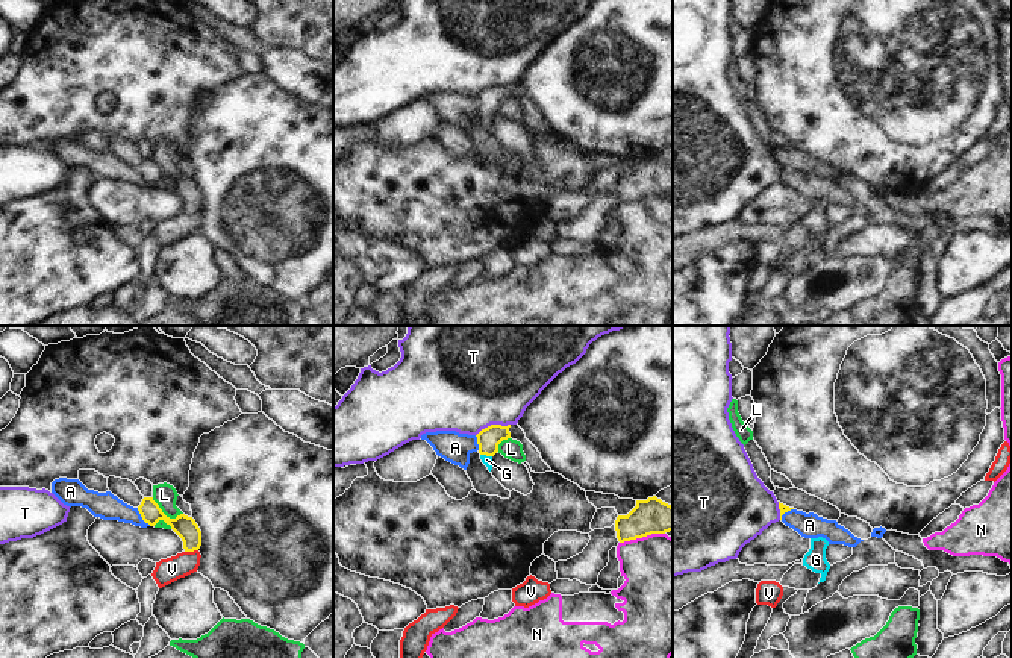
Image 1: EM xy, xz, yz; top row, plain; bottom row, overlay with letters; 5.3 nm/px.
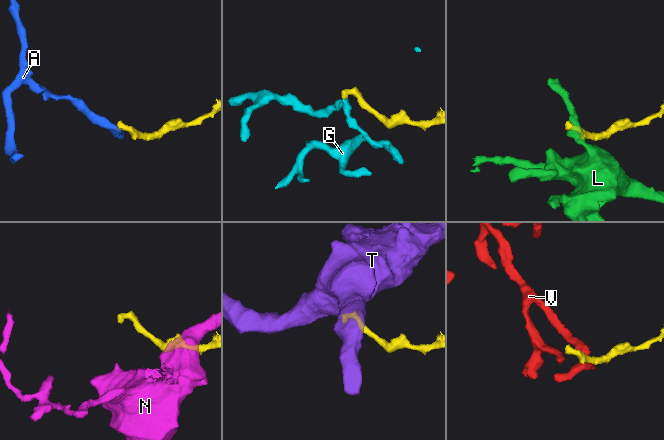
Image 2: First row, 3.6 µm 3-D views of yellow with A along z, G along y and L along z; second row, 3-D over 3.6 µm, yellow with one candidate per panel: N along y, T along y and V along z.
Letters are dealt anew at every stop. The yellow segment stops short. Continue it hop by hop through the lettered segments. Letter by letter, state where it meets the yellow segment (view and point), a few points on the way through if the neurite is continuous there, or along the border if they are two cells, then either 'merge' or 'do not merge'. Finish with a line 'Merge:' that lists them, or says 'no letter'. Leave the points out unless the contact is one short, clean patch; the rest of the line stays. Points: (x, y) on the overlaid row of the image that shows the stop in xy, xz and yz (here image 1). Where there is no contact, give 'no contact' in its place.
A: xy (141, 516) | along xy (137, 508), (140, 516), (150, 525) | do not merge
G: xz (487, 455) | across xz (488, 438), (487, 455), (487, 460) | merge
L: xy (164, 514) | along xy (152, 498), (167, 516), (176, 517), (182, 514) | do not merge
N: xz (641, 537) | do not merge
T: xz (493, 425) | do not merge
V: xy (191, 551) | along xy (197, 549), (185, 552) | do not merge
Merge: G

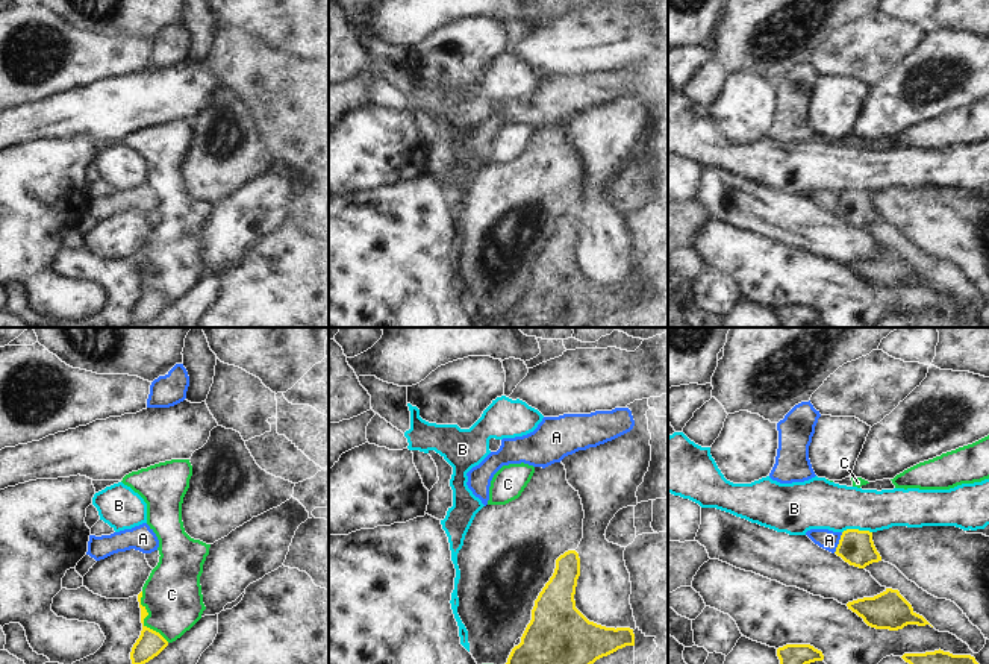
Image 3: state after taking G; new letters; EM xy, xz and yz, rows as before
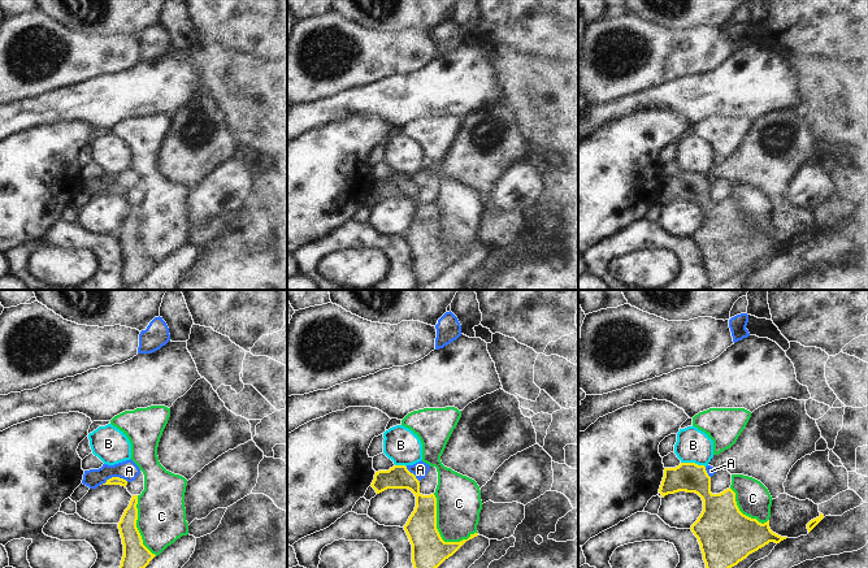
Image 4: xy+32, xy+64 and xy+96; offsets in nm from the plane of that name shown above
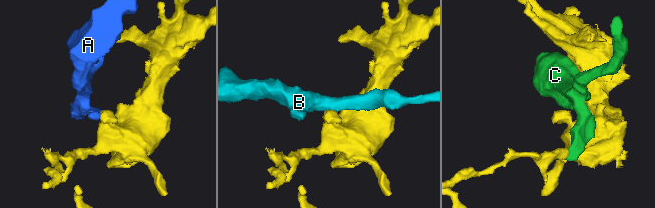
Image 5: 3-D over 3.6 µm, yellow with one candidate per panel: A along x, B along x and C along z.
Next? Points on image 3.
A: yz (839, 543) | along yz (842, 532), (833, 552) | do not merge
B: yz (856, 529) | along yz (871, 531), (845, 529), (842, 532) | do not merge
C: xy (143, 620) | do not merge
Merge: no letter

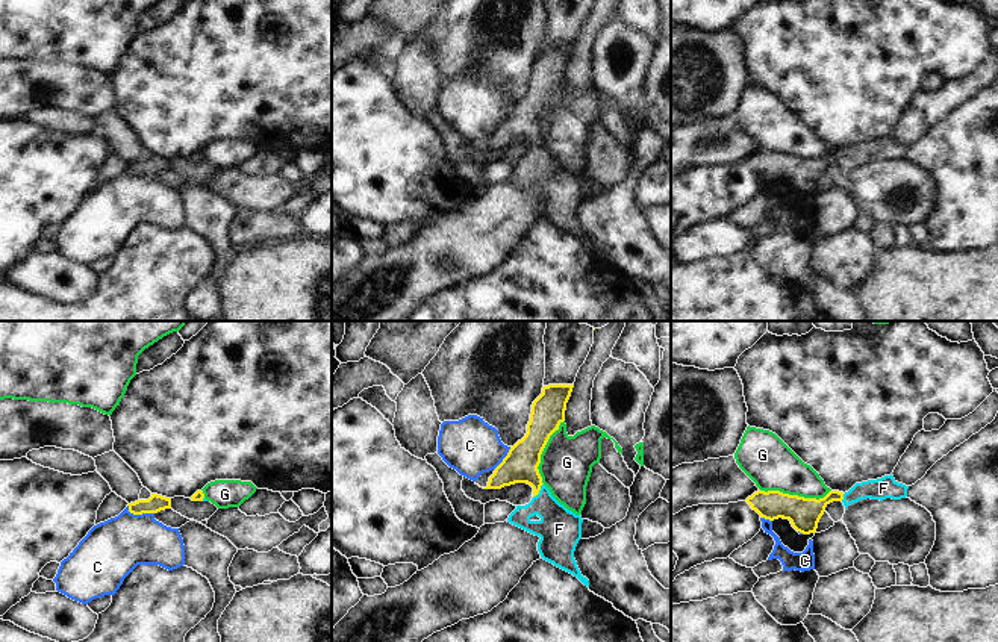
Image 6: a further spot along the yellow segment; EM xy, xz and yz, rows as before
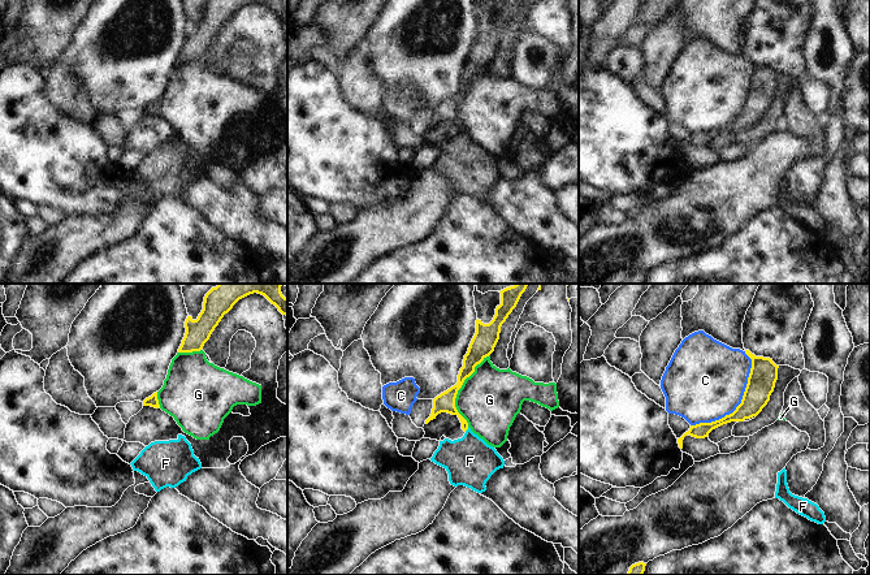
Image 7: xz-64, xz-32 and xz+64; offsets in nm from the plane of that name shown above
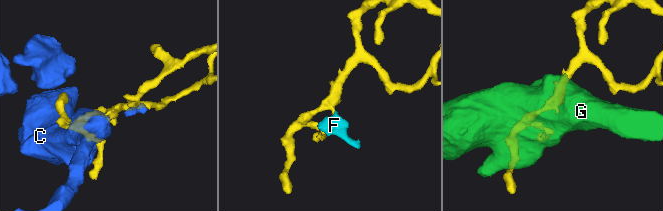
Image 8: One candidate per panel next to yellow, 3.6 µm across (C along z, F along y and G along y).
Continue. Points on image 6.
C: xy (138, 514) | do not merge
F: xz (539, 489) | across xz (520, 465), (539, 489), (542, 503), (559, 529) | merge
G: yz (795, 495) | do not merge
Merge: F

